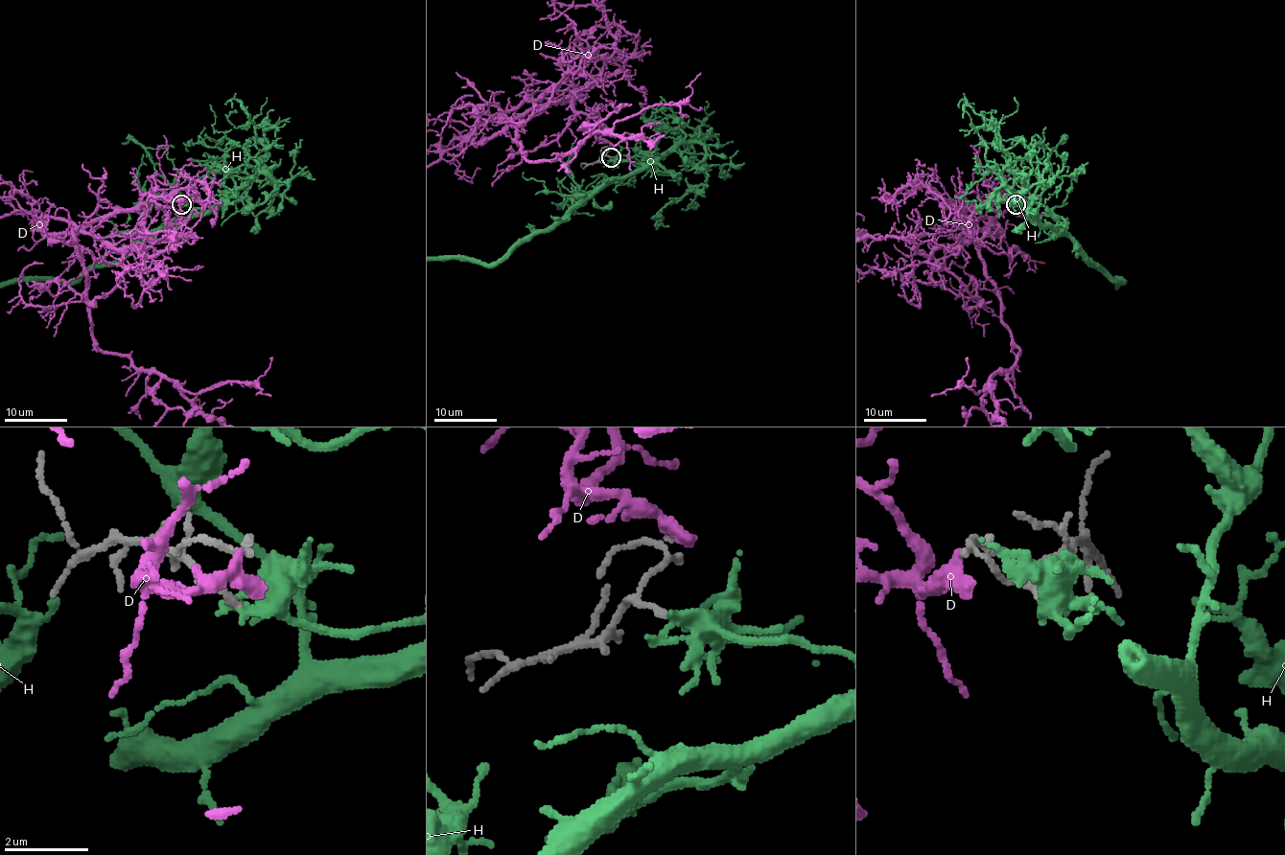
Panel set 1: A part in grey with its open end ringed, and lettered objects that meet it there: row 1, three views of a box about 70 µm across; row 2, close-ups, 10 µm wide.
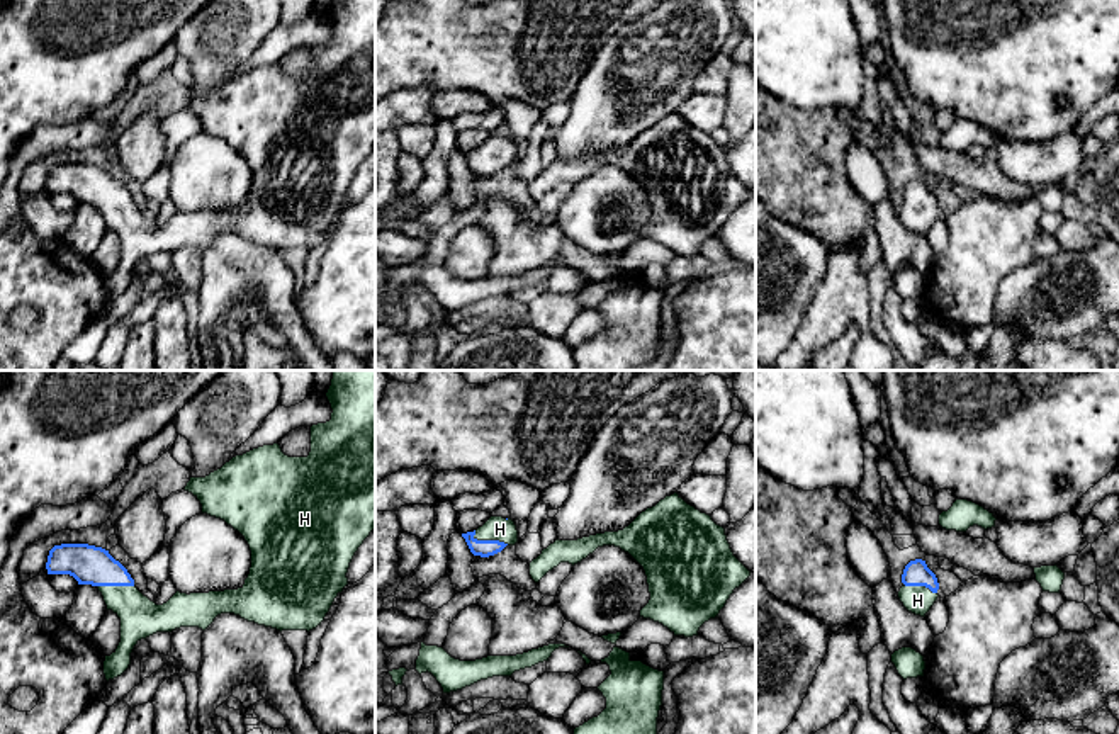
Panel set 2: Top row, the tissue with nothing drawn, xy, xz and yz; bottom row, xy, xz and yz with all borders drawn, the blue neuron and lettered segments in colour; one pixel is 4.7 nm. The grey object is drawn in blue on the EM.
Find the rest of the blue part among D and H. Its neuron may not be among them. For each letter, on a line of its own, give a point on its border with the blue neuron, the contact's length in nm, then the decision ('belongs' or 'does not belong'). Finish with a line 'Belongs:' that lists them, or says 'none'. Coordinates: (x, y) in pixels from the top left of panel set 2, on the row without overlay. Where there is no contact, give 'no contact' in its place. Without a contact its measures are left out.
D: no contact | does not belong
H: xz (491, 160) | 180 nm | belongs
Belongs: H

